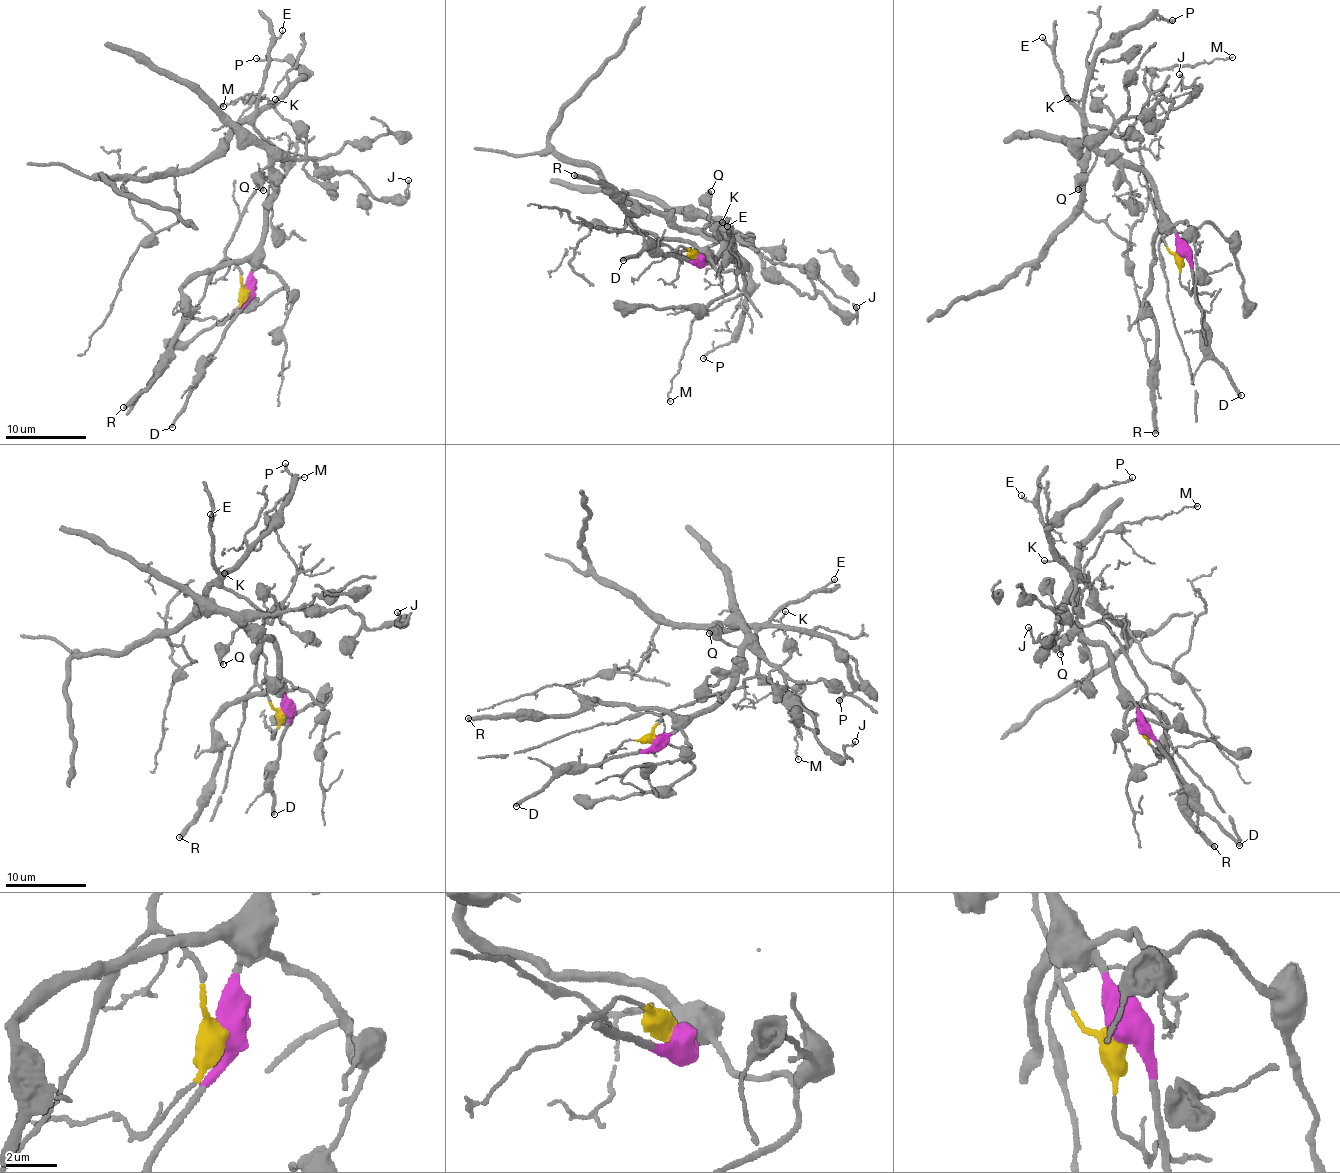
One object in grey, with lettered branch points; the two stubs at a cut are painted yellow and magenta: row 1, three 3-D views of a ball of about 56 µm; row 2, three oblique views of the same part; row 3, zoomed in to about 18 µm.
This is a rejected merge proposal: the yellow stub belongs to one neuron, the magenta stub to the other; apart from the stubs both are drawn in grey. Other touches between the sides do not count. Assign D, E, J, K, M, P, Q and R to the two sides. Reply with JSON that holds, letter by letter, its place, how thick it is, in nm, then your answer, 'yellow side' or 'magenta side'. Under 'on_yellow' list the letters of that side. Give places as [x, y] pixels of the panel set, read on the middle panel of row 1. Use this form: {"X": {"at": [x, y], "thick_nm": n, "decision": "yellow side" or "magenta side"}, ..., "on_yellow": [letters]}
{"D": {"at": [623, 260], "thick_nm": 280, "decision": "magenta side"}, "E": {"at": [727, 226], "thick_nm": 140, "decision": "yellow side"}, "J": {"at": [856, 307], "thick_nm": 160, "decision": "magenta side"}, "K": {"at": [722, 222], "thick_nm": 130, "decision": "yellow side"}, "M": {"at": [670, 401], "thick_nm": 90, "decision": "yellow side"}, "P": {"at": [703, 358], "thick_nm": 190, "decision": "yellow side"}, "Q": {"at": [711, 191], "thick_nm": 280, "decision": "magenta side"}, "R": {"at": [574, 175], "thick_nm": 400, "decision": "magenta side"}, "on_yellow": ["E", "K", "M", "P"]}

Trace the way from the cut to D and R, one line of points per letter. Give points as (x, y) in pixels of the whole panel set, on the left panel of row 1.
D: (246, 290), (242, 309), (226, 329), (203, 376), (173, 427)
R: (246, 290), (253, 268), (249, 262), (206, 269), (182, 288), (182, 324), (171, 347), (171, 360), (123, 407)

